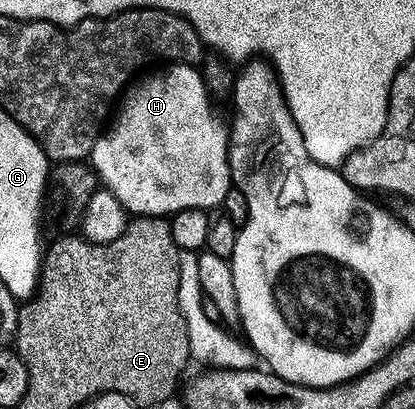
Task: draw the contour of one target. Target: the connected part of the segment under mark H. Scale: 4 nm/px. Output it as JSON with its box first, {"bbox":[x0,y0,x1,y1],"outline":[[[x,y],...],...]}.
{"bbox":[89,64,232,216],"outline":[[[167,64],[162,68],[155,68],[151,75],[144,80],[140,86],[132,85],[126,91],[125,99],[127,103],[123,106],[123,111],[119,114],[119,119],[115,122],[112,130],[104,129],[99,135],[99,139],[93,144],[89,155],[90,165],[98,181],[106,189],[110,190],[113,196],[122,204],[123,209],[131,216],[174,216],[180,210],[207,210],[215,206],[218,202],[223,202],[227,198],[227,189],[232,189],[231,165],[227,163],[227,152],[229,149],[229,126],[226,121],[222,122],[217,115],[211,111],[212,95],[209,93],[207,83],[202,73],[198,74],[195,66],[185,66],[182,64]]]}

